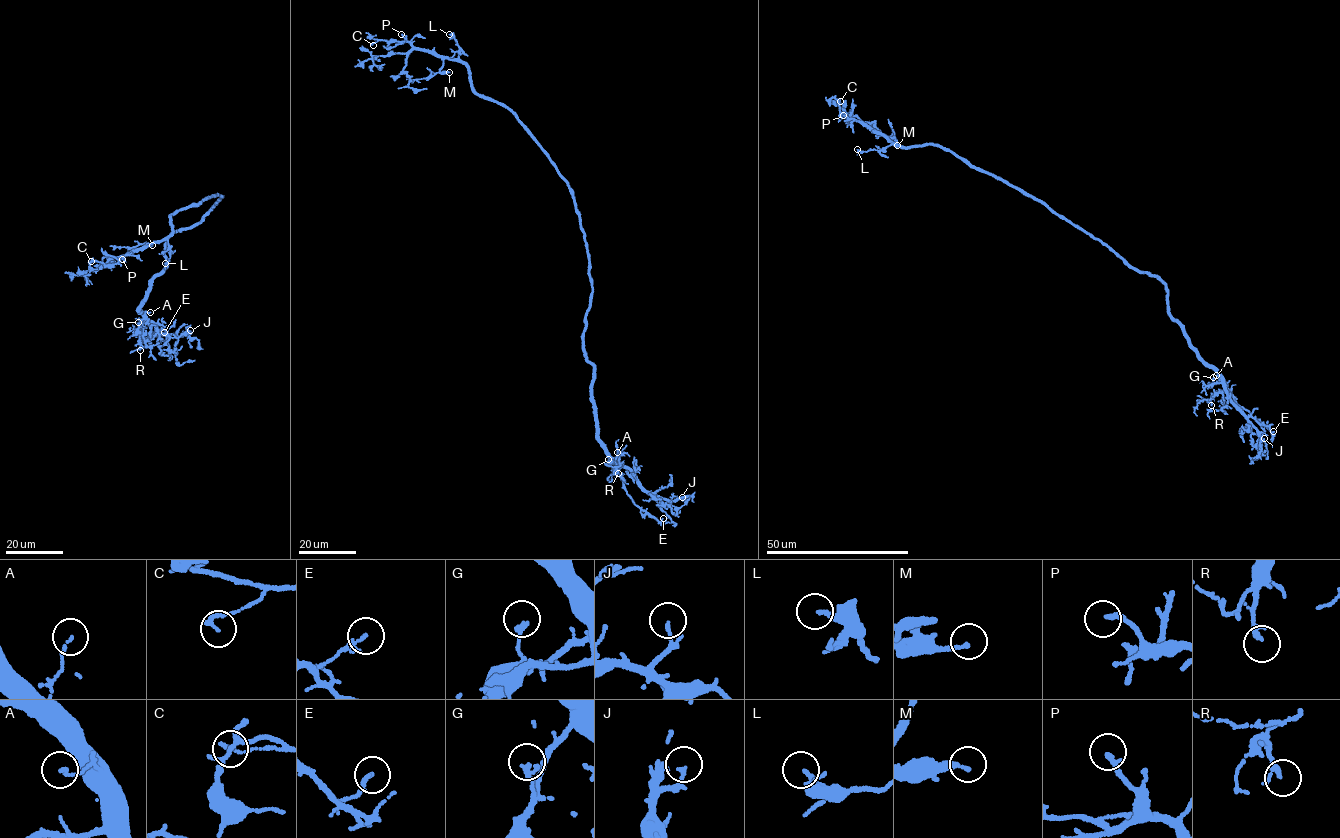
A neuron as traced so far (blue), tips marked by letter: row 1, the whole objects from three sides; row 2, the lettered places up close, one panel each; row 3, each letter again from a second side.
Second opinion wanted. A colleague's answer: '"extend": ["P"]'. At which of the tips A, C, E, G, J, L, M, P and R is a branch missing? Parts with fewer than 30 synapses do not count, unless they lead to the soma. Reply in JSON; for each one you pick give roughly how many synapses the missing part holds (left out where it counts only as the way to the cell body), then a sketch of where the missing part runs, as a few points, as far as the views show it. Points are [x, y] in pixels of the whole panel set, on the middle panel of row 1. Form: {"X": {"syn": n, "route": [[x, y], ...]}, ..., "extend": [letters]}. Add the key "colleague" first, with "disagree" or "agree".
{"colleague": "agree", "P": {"syn": 60, "route": [[401, 34], [389, 26], [398, 15]]}, "extend": ["P"]}

